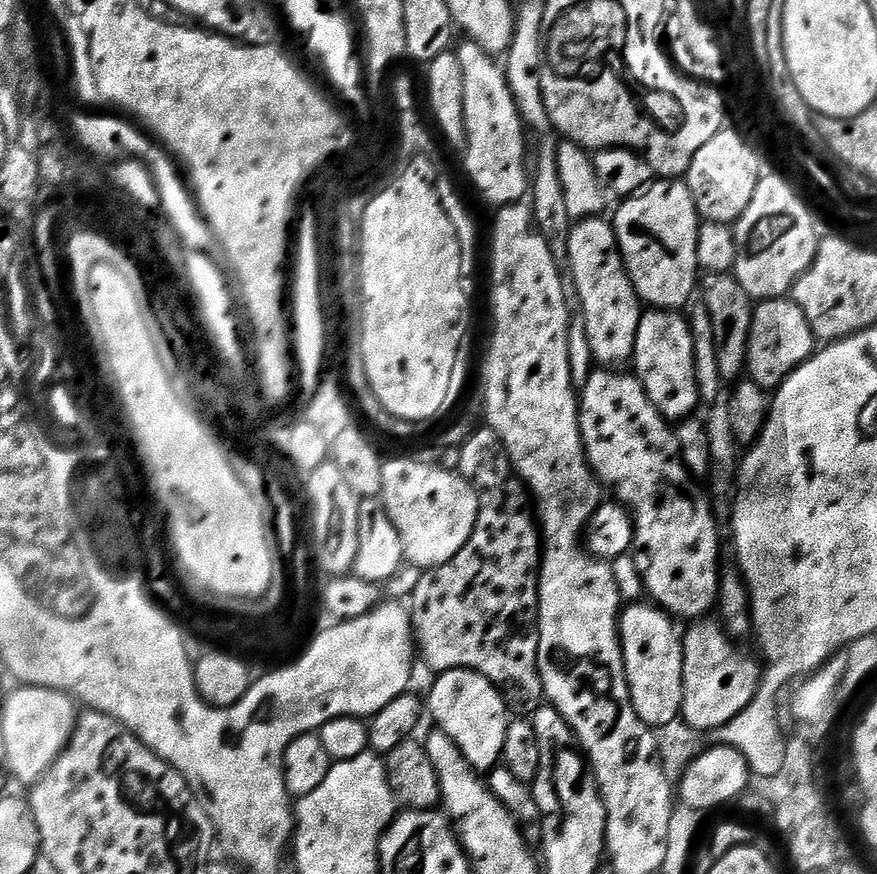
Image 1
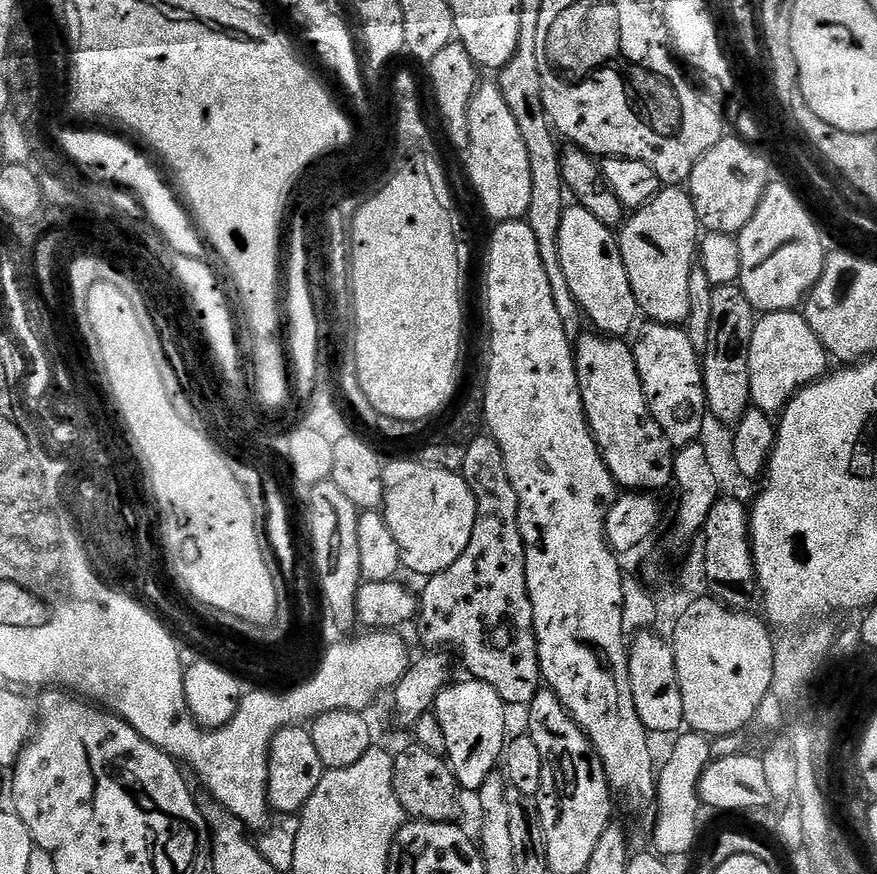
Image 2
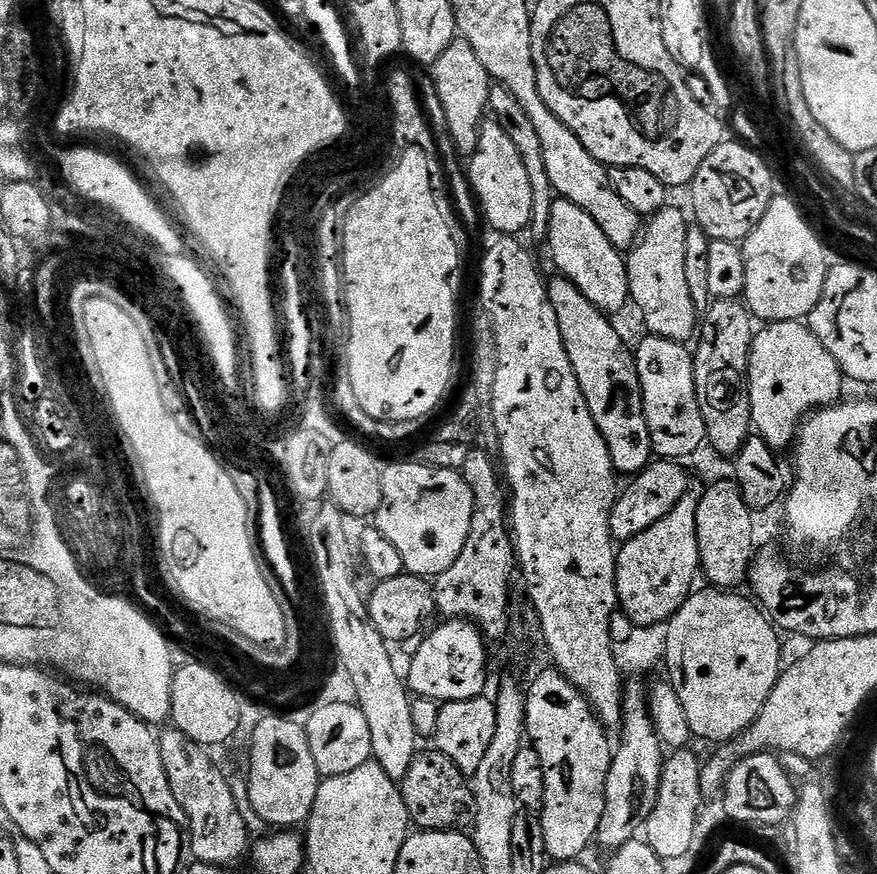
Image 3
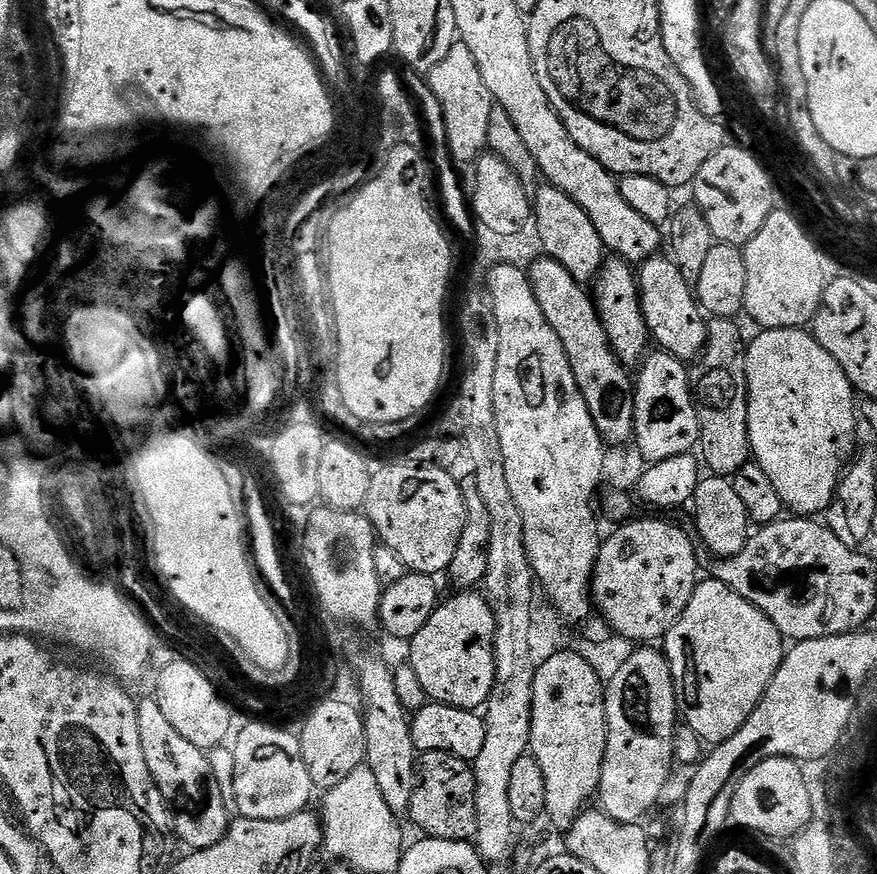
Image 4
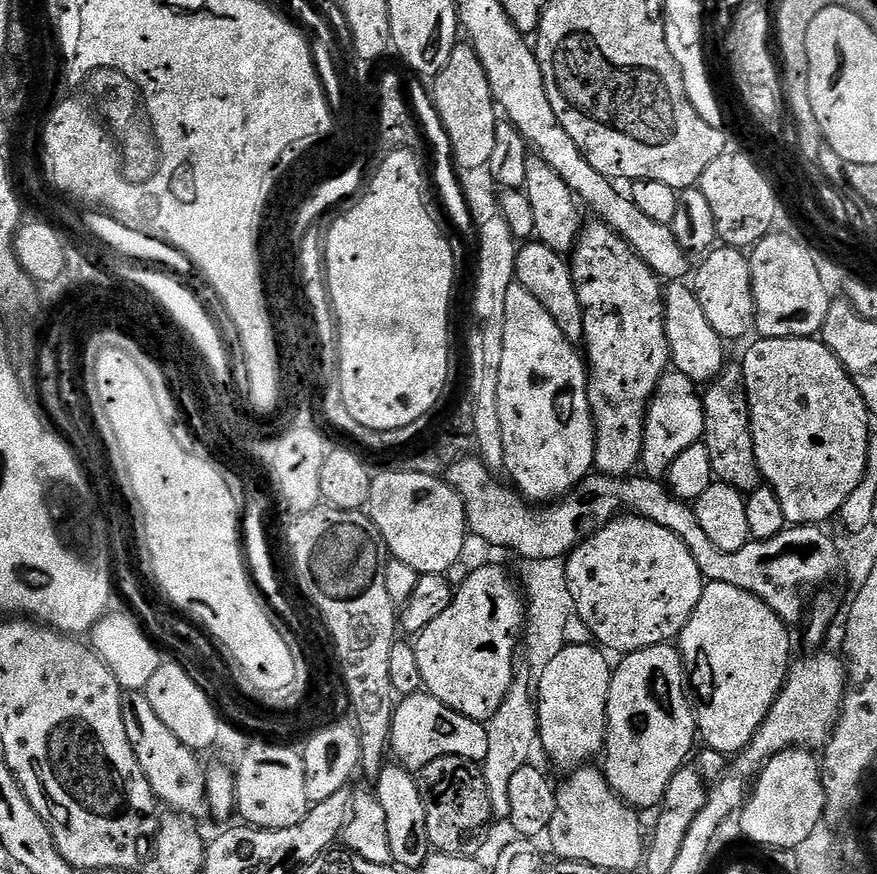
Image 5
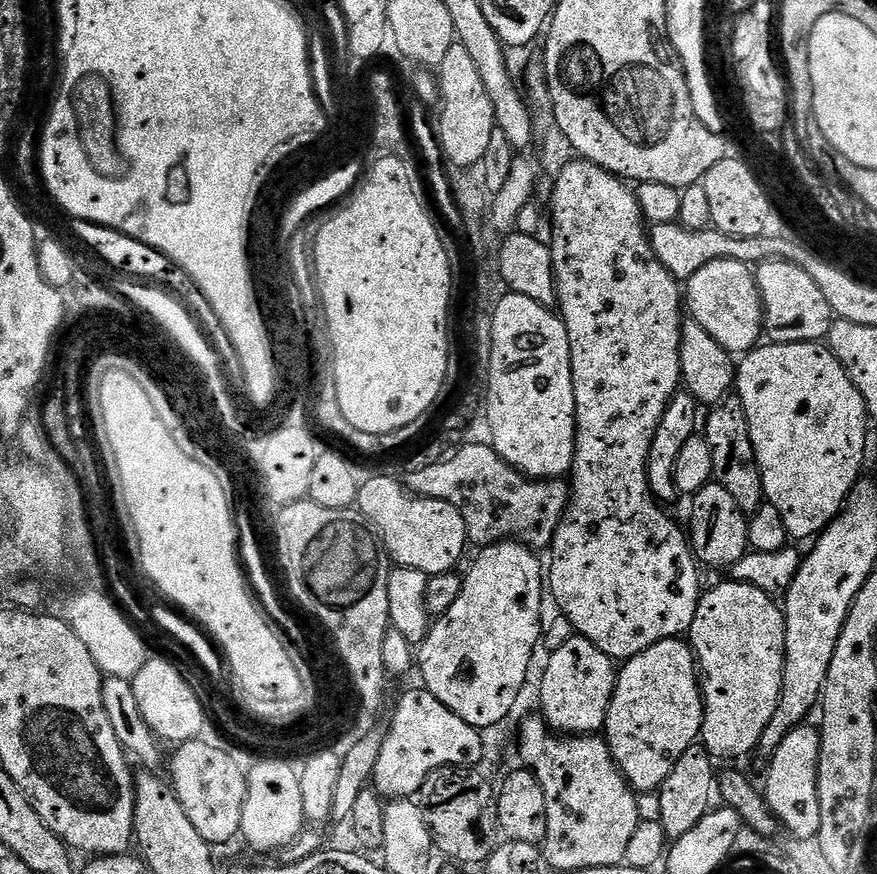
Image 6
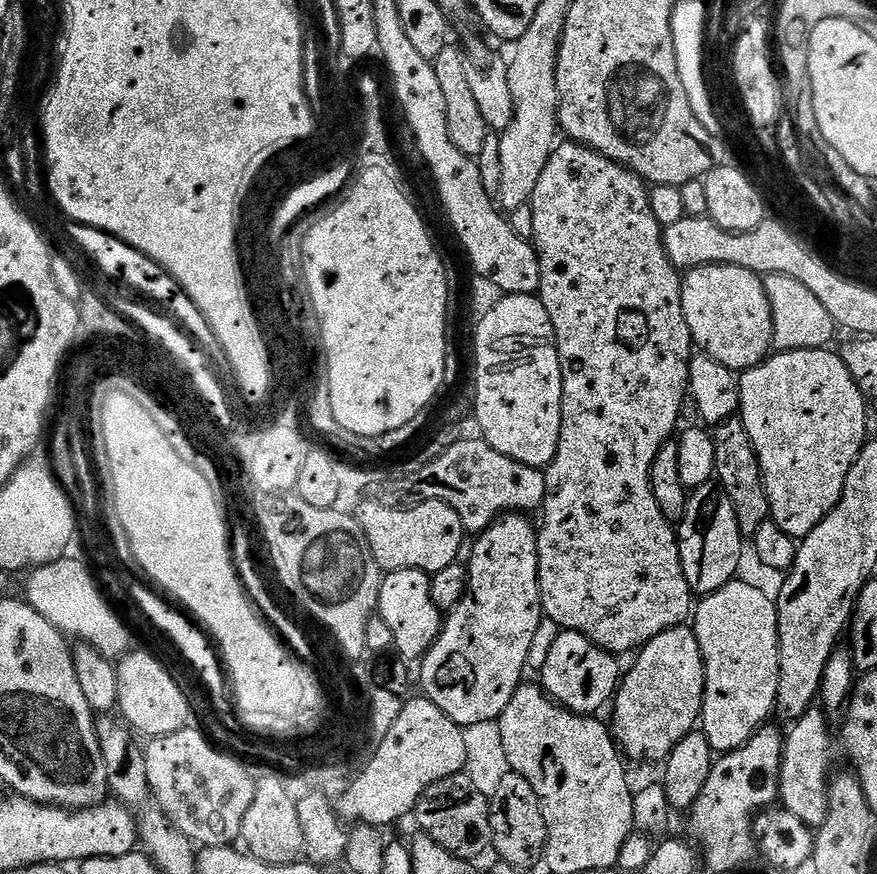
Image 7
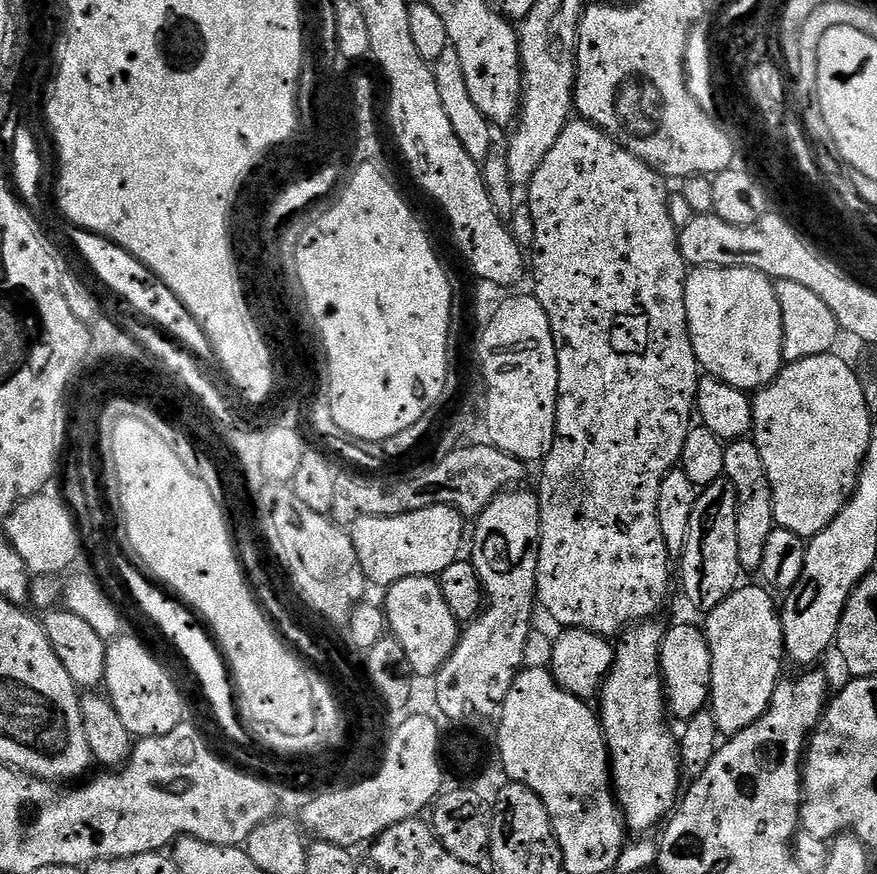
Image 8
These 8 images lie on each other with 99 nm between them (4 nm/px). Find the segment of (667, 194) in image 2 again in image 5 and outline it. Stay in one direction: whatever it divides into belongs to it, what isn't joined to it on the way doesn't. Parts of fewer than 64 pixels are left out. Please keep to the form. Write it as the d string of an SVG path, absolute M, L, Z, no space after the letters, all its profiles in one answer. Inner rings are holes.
M672 282L664 288L664 321L670 364L675 371L686 374L686 378L698 386L707 386L726 367L726 341L718 334L718 330L714 330L714 326L710 326L695 291L686 285L684 282Z

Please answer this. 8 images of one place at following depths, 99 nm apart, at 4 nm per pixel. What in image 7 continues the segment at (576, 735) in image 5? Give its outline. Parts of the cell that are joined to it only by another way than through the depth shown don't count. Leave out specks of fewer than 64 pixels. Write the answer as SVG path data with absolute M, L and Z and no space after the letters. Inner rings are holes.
M564 630L554 641L546 657L546 666L538 670L538 680L544 691L563 708L577 712L579 716L596 716L599 708L609 707L620 687L622 667L616 660L619 659L613 653L590 642L590 638Z

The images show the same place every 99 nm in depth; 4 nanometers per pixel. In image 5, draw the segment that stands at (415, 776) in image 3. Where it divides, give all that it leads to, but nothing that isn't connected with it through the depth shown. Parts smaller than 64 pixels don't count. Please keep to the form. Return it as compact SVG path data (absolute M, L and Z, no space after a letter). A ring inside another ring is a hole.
M443 756L430 762L418 773L422 806L426 806L426 834L429 845L446 856L471 856L484 848L488 823L494 817L490 794L486 794L484 769L475 760Z

